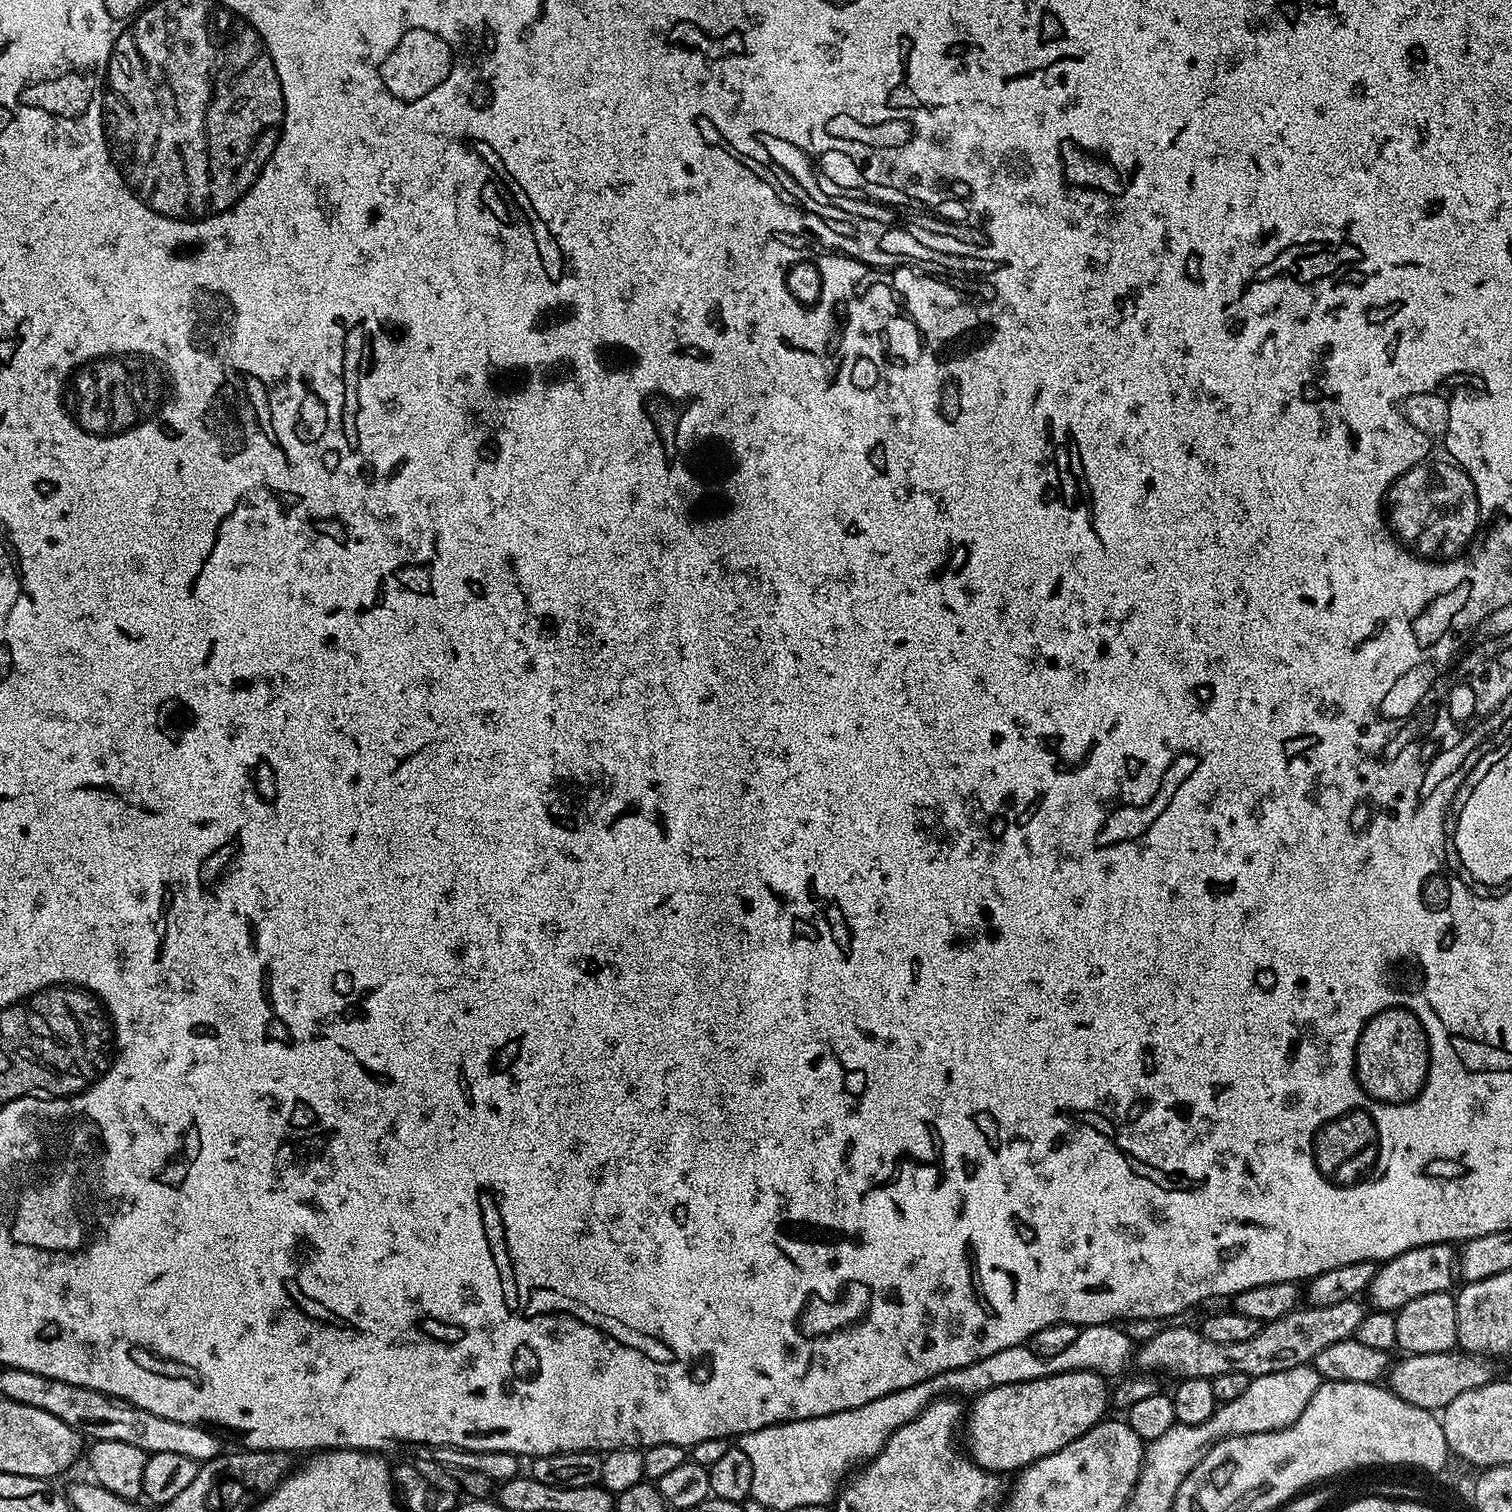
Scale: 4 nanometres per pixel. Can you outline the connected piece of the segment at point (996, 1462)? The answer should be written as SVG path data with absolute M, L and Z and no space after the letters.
M1063 1372L979 1393L966 1412L966 1451L987 1472L1023 1470L1038 1458L1070 1446L1086 1430L1105 1419L1110 1408L1110 1384L1099 1372Z

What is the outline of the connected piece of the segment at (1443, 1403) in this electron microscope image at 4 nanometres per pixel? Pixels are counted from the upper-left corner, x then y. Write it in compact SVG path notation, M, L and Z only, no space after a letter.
M1463 1350L1438 1354L1404 1354L1401 1357L1397 1364L1395 1361L1391 1365L1386 1377L1387 1387L1398 1398L1410 1402L1410 1406L1424 1408L1431 1413L1450 1406L1458 1394L1466 1394L1466 1390L1478 1390L1478 1386L1486 1386L1498 1376L1491 1359Z

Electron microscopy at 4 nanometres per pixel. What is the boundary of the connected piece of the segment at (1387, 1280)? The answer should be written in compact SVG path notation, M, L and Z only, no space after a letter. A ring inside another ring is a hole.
M1451 1243L1427 1244L1406 1250L1392 1260L1385 1260L1376 1269L1376 1277L1366 1293L1372 1299L1371 1307L1382 1312L1396 1312L1405 1308L1422 1294L1449 1291L1458 1280L1458 1252ZM1453 1248L1453 1249L1452 1249Z

